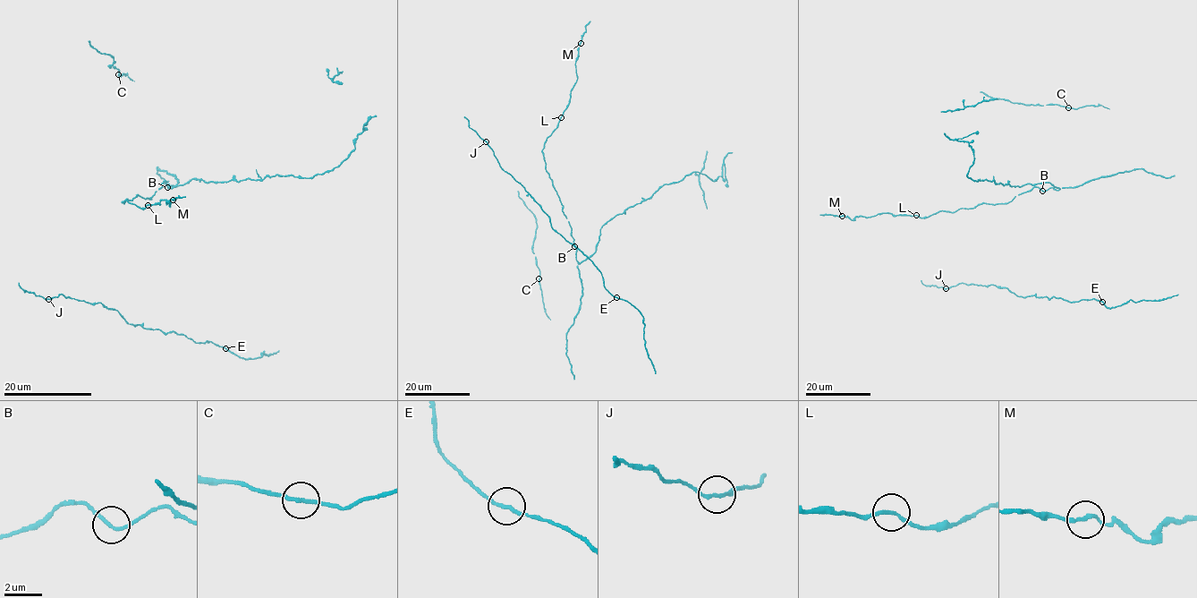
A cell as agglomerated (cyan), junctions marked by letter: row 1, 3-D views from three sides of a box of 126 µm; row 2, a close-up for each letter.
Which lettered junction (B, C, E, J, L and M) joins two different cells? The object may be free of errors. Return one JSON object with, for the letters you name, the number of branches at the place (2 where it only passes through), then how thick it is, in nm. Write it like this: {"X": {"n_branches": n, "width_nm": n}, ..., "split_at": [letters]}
{"split_at": []}

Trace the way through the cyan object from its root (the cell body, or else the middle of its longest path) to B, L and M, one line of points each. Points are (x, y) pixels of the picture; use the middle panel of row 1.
B: (565, 216), (575, 246)
L: (565, 216), (546, 169), (542, 151), (545, 141), (561, 117)
M: (565, 216), (546, 169), (542, 149), (568, 104), (571, 89), (577, 79), (575, 61), (581, 43)

